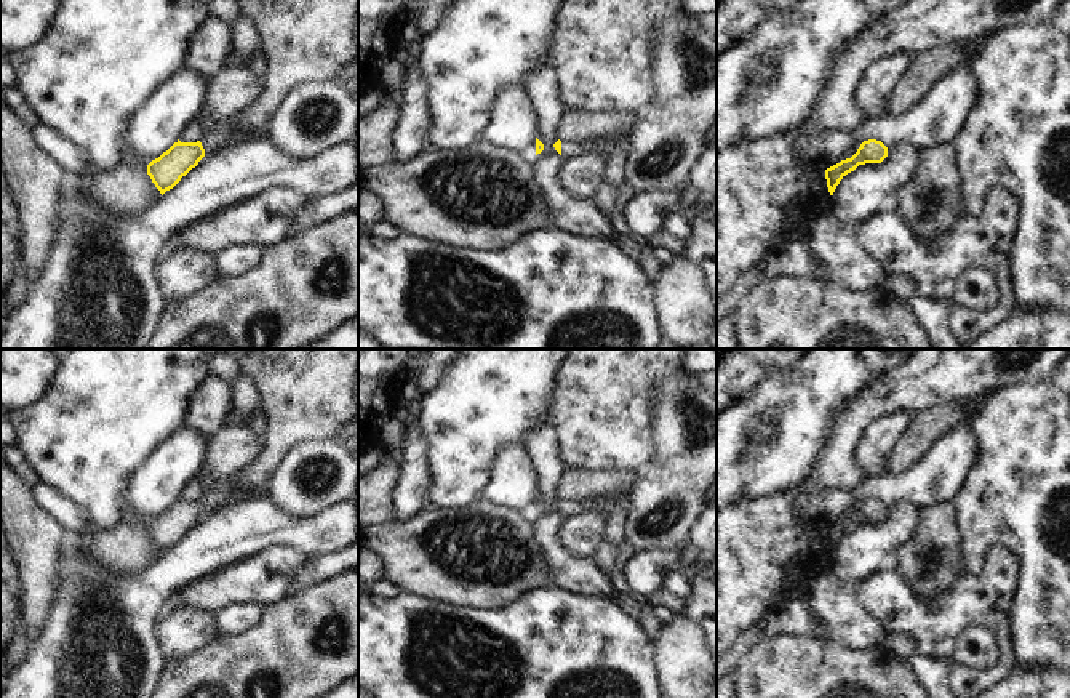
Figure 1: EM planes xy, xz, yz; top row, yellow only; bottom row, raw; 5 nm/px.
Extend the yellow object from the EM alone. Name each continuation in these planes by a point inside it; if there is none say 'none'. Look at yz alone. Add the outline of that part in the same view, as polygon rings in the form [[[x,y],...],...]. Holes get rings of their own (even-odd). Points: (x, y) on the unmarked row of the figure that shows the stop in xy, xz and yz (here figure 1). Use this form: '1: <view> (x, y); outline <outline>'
none

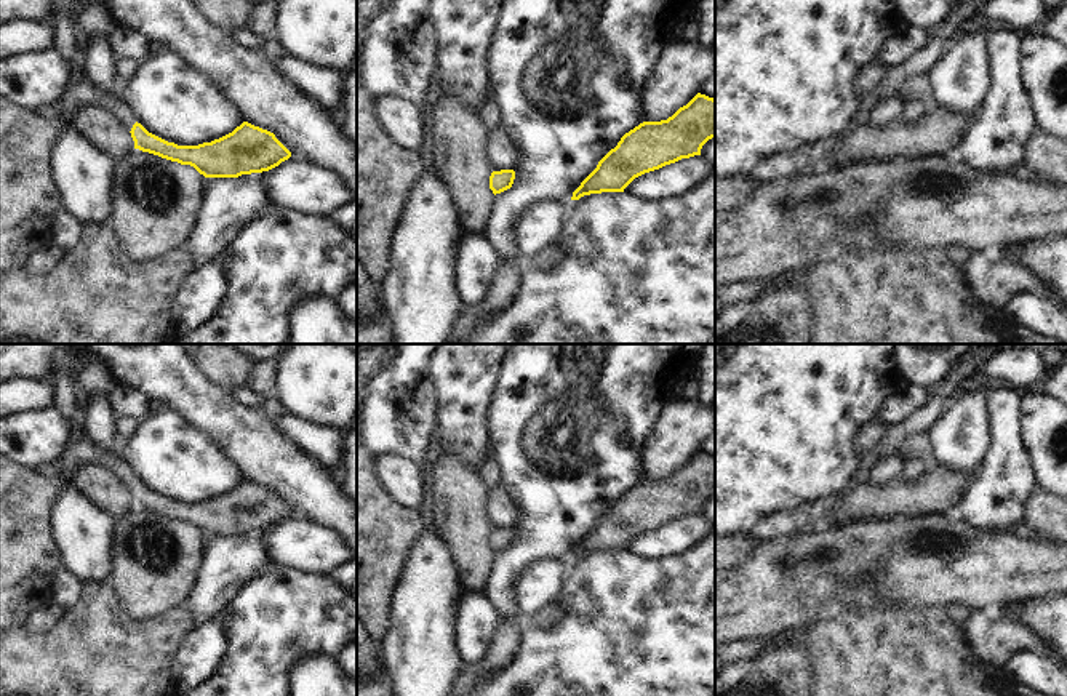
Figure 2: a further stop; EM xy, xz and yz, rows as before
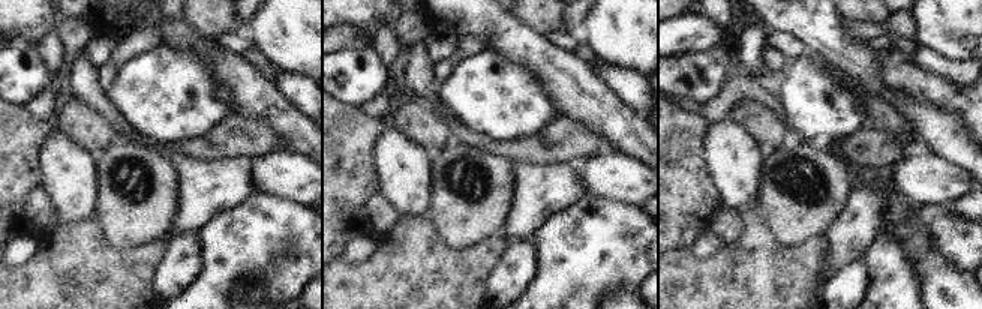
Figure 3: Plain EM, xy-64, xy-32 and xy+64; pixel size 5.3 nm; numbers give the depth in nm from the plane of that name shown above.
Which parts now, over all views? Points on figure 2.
1: xy (82, 453); outline [[[86,440],[69,443],[59,458],[62,477],[59,482],[69,482],[70,475],[82,466],[98,464],[109,469],[128,490],[136,482],[130,467],[112,451],[93,448]]]

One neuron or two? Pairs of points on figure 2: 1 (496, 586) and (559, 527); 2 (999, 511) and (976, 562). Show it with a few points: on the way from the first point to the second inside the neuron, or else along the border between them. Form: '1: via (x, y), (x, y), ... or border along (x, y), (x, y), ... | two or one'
1: via (507, 568), (541, 535) | one
2: border along (963, 519), (979, 528), (1015, 533) | two

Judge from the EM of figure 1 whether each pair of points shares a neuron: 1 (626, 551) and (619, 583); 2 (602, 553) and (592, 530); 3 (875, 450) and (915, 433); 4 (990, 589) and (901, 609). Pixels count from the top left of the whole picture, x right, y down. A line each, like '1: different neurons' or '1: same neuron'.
1: same neuron
2: different neurons
3: different neurons
4: same neuron

